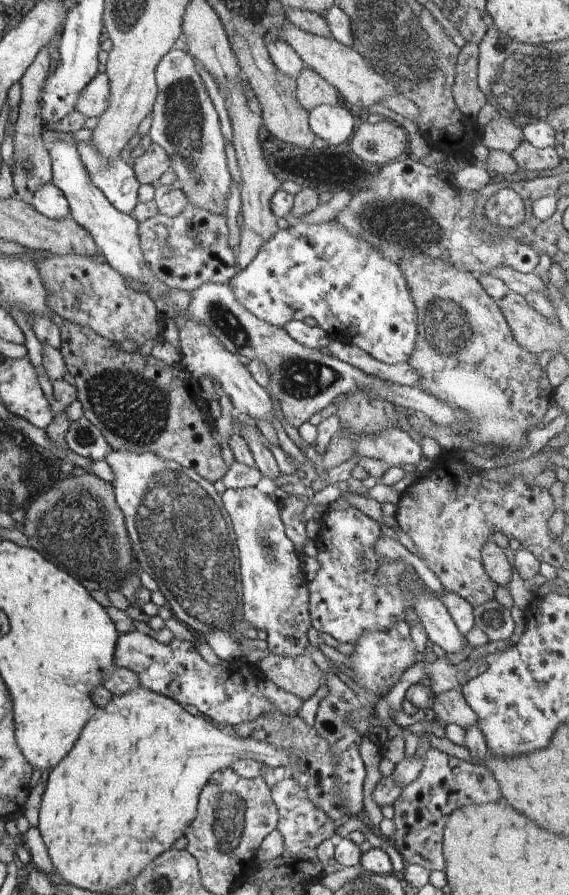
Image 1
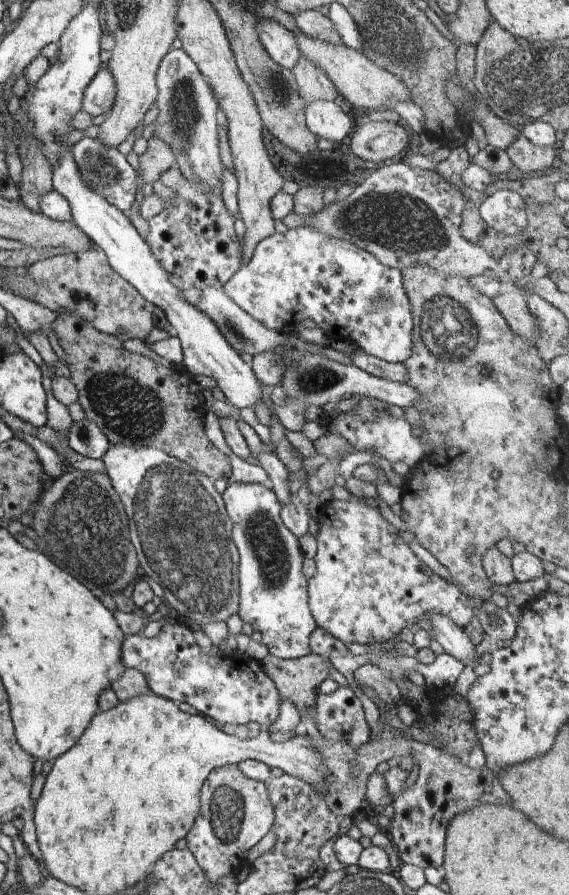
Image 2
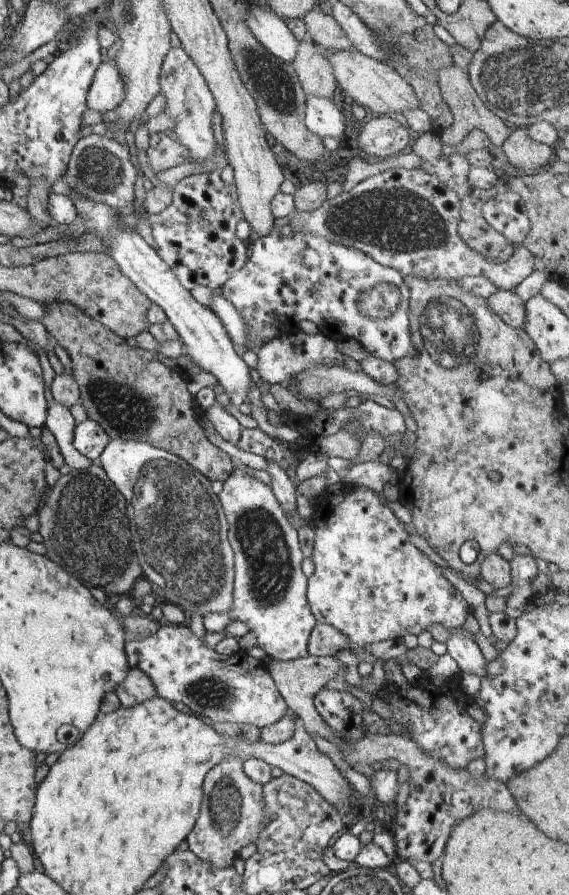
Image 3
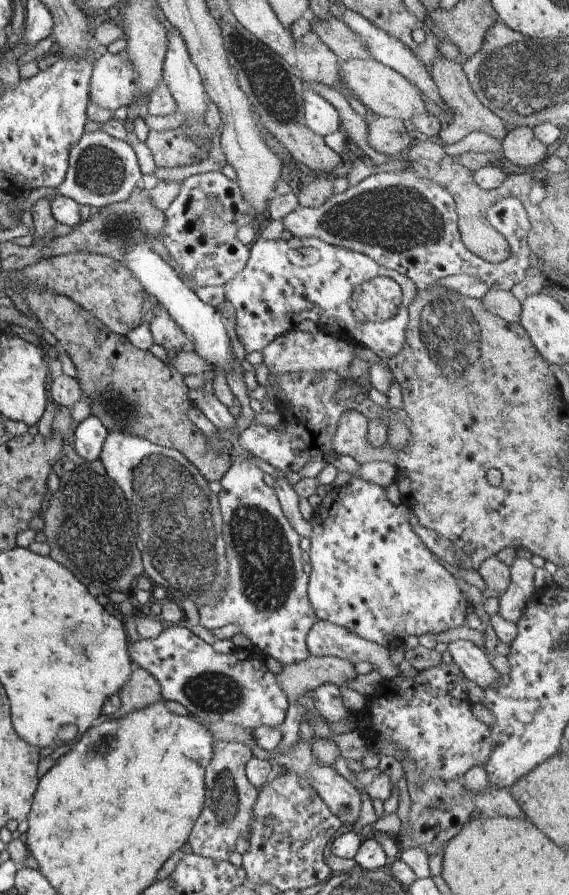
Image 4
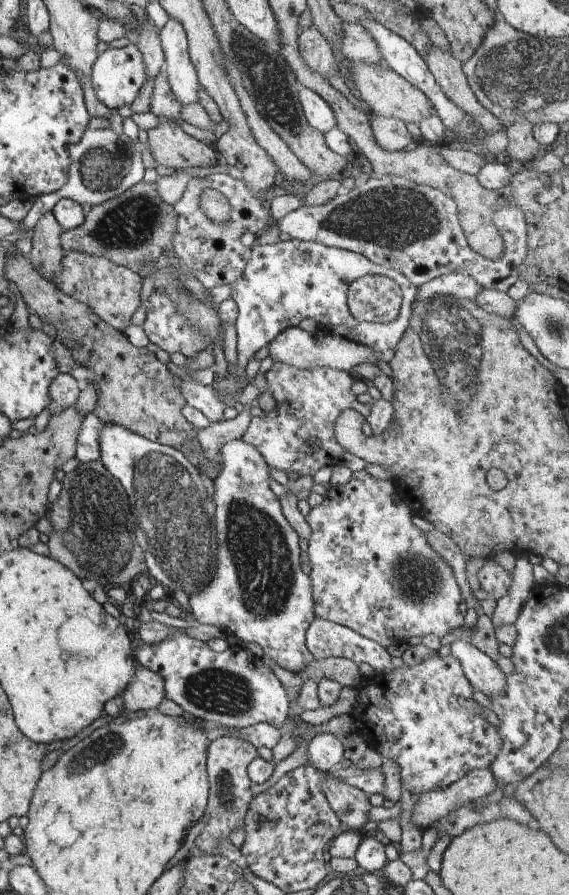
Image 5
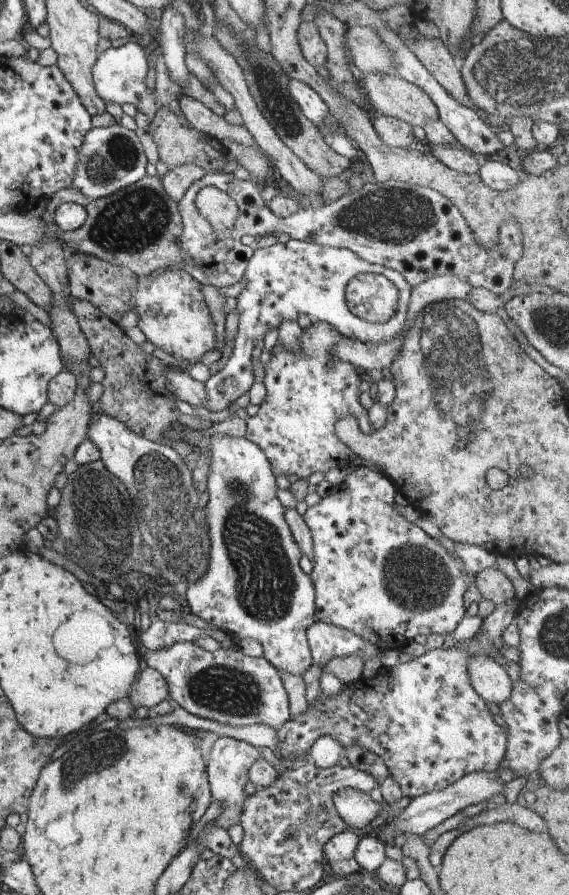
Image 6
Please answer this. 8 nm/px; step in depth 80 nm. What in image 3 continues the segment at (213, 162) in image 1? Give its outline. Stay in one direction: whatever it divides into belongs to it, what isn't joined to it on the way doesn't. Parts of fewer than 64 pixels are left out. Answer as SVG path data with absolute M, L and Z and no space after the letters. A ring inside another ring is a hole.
M181 46L170 47L166 54L161 66L160 86L167 100L167 109L164 113L176 119L172 132L189 148L190 161L202 162L210 159L216 144L210 121L212 114L217 110L217 104L202 73Z

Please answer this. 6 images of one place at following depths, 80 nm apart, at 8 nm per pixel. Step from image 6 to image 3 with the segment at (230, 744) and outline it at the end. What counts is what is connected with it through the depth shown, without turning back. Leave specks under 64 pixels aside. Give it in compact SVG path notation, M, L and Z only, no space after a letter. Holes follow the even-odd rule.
M224 757L206 773L201 811L185 838L190 851L218 868L232 865L241 848L255 844L262 828L263 785L250 780L243 771L243 762L242 757Z

